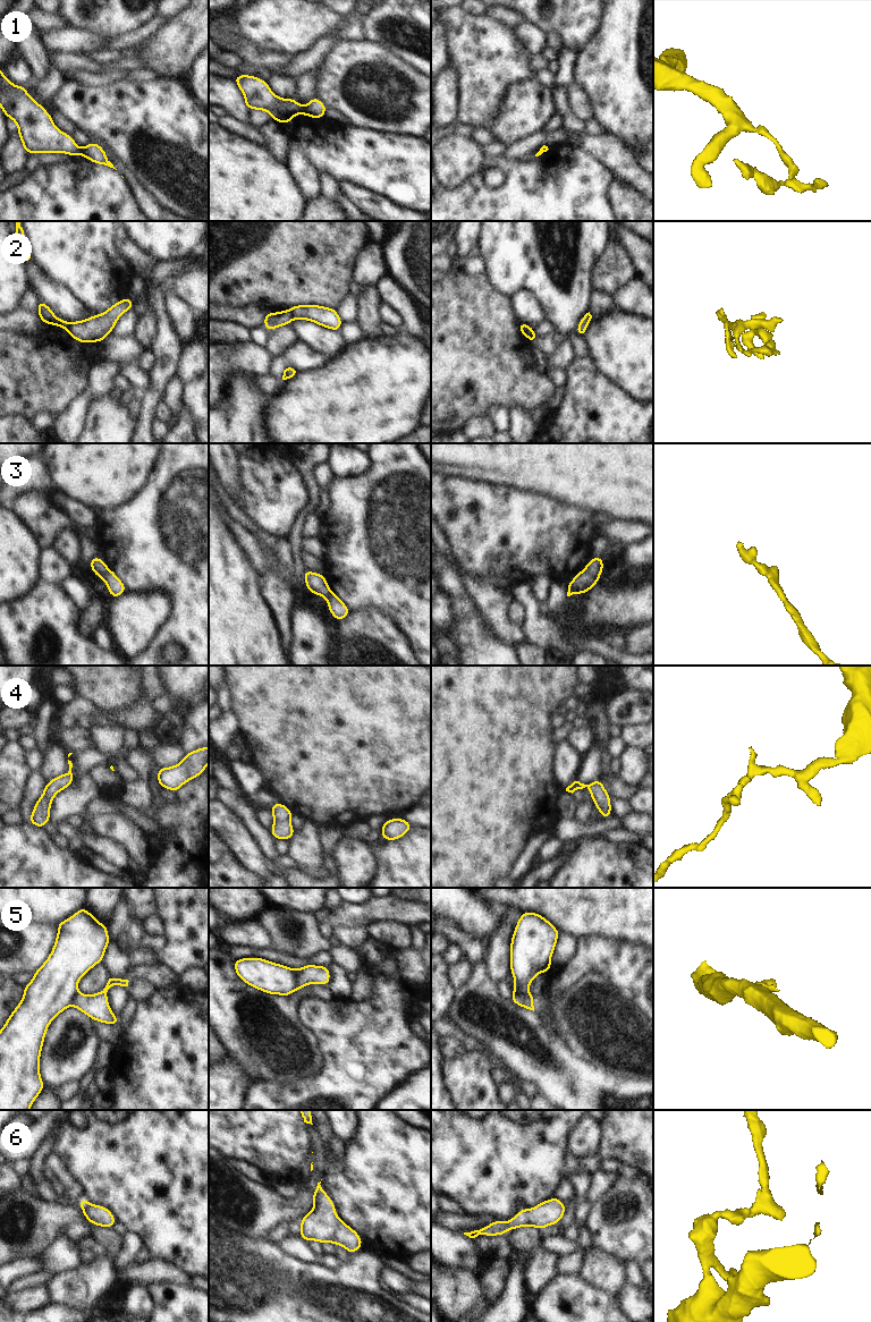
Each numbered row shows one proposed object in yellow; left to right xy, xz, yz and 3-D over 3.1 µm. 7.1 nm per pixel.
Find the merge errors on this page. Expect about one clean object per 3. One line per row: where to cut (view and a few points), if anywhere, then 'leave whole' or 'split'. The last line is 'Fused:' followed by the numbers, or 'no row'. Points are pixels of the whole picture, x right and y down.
1: xz (303, 107), (304, 112) | split
2: xz (289, 310), (293, 319) | split
3: xy (109, 570), (102, 578) | split
4: no cut | leave whole
5: xz (294, 969), (298, 975), (297, 989) | split
6: no cut | leave whole
Fused: 1, 2, 3, 5

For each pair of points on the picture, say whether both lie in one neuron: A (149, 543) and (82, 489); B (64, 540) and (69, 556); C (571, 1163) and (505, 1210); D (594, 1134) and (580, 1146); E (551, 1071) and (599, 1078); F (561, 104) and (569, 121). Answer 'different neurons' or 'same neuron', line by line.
A: different neurons
B: same neuron
C: different neurons
D: same neuron
E: same neuron
F: same neuron

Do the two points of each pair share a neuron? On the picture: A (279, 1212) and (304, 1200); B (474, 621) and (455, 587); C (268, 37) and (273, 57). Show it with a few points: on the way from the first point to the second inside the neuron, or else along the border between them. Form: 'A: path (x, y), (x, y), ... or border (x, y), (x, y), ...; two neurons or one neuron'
A: path (285, 1210), (294, 1210), (298, 1205); one neuron
B: path (467, 613), (459, 595); one neuron
C: border (246, 40), (261, 48), (287, 53), (292, 57); two neurons

